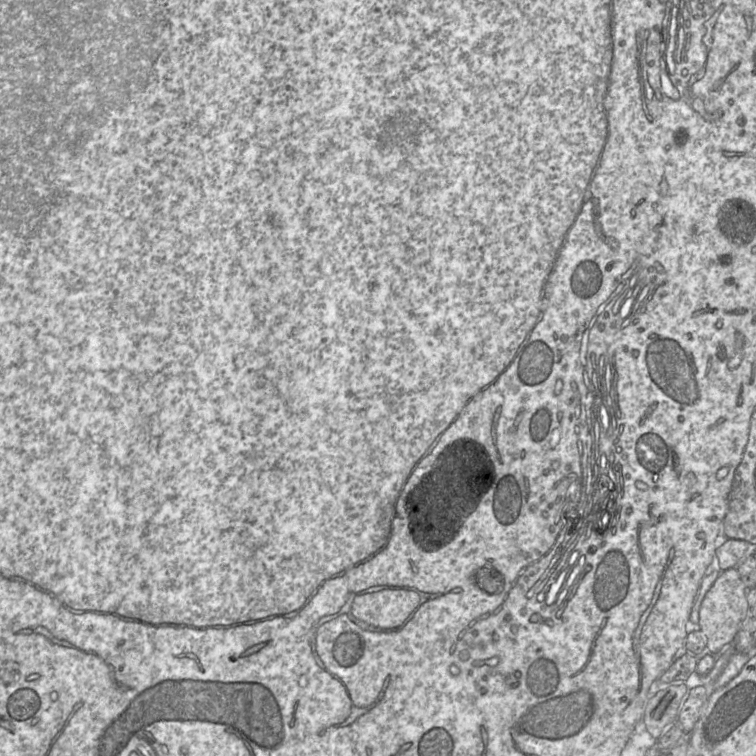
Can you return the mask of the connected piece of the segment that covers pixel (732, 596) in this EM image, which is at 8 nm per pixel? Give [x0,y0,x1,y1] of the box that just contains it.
[698,568,747,655]

